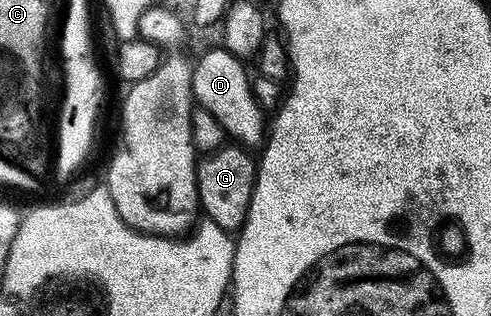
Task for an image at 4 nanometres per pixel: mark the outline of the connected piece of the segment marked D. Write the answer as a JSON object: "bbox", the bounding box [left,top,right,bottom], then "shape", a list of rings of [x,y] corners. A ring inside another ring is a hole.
{"bbox":[192,45,264,149],"shape":[[[215,45],[208,48],[199,59],[195,58],[192,66],[194,103],[201,110],[212,113],[212,117],[220,123],[233,142],[247,149],[254,149],[254,146],[257,148],[264,139],[264,111],[254,100],[254,94],[250,89],[251,76],[246,75],[247,64],[228,53],[225,47]]]}

